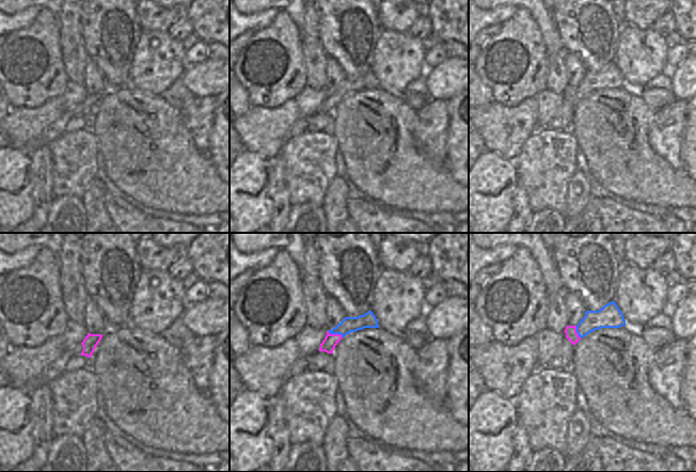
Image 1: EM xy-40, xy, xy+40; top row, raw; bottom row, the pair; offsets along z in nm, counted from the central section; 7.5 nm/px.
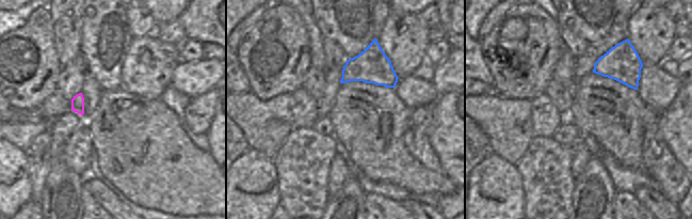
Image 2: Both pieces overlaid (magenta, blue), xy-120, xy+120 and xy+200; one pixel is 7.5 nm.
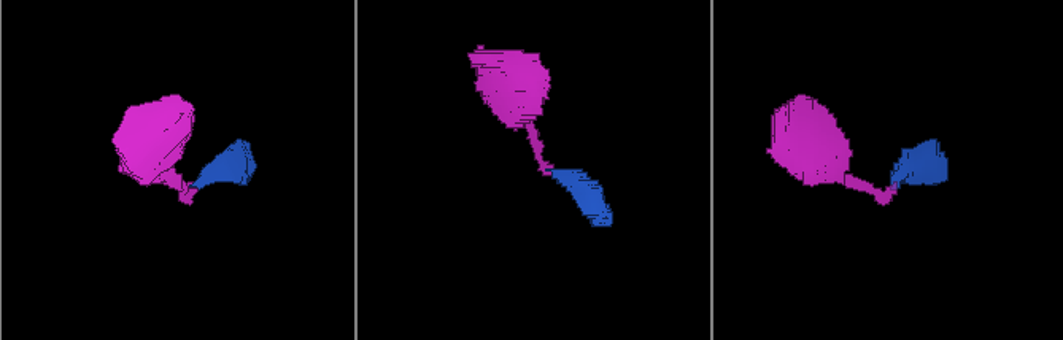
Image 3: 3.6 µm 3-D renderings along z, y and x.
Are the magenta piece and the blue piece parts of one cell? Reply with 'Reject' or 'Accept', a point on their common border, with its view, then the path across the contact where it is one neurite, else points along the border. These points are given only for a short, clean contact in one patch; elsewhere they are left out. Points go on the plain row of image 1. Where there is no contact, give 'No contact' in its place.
Reject. Touches magenta at xy (335, 95). Boundary: xy (328, 92), (339, 95), (342, 98)

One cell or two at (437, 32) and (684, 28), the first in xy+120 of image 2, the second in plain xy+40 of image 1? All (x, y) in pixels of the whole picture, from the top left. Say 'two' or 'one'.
two

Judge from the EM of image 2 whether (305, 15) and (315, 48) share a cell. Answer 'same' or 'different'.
same

